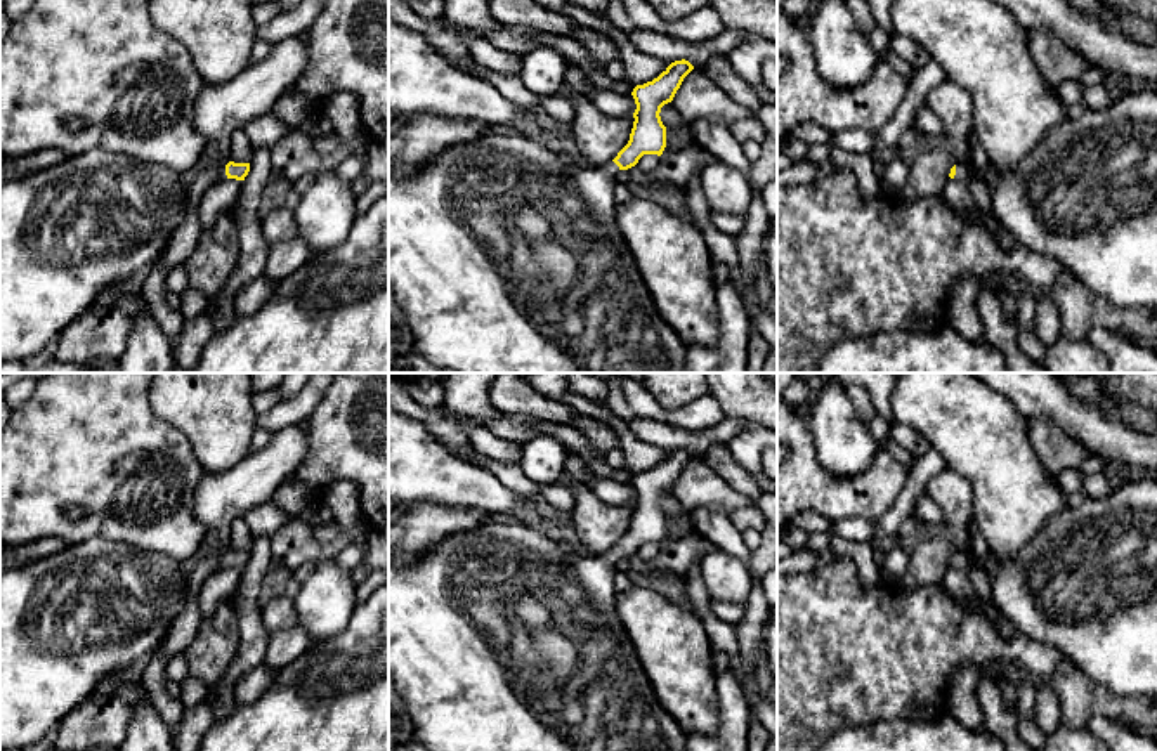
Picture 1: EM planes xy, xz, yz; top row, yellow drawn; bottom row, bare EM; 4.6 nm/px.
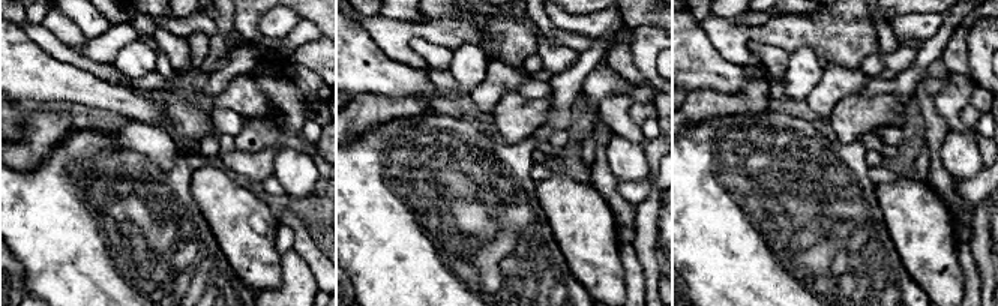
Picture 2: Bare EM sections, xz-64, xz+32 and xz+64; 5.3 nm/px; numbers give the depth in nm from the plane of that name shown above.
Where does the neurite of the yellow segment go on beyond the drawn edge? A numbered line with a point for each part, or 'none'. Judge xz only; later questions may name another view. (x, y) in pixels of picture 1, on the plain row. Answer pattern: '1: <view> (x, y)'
1: xz (496, 640)

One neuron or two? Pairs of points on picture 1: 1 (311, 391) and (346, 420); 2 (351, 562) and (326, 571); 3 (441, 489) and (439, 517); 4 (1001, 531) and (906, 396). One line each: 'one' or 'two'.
1: two
2: two
3: two
4: one

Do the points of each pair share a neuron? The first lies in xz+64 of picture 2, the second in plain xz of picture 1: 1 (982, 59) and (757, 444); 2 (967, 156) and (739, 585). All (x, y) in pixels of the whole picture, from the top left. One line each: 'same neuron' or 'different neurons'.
1: same neuron
2: same neuron

